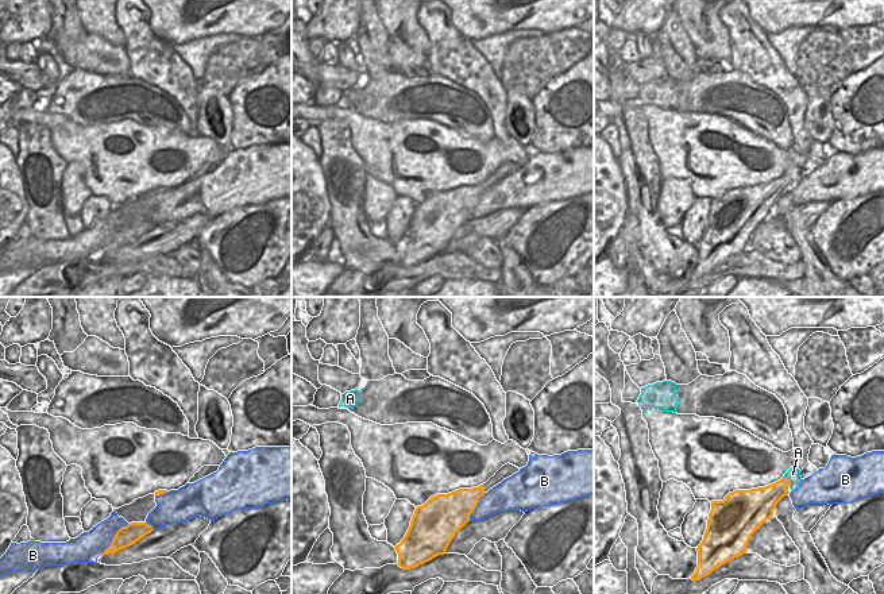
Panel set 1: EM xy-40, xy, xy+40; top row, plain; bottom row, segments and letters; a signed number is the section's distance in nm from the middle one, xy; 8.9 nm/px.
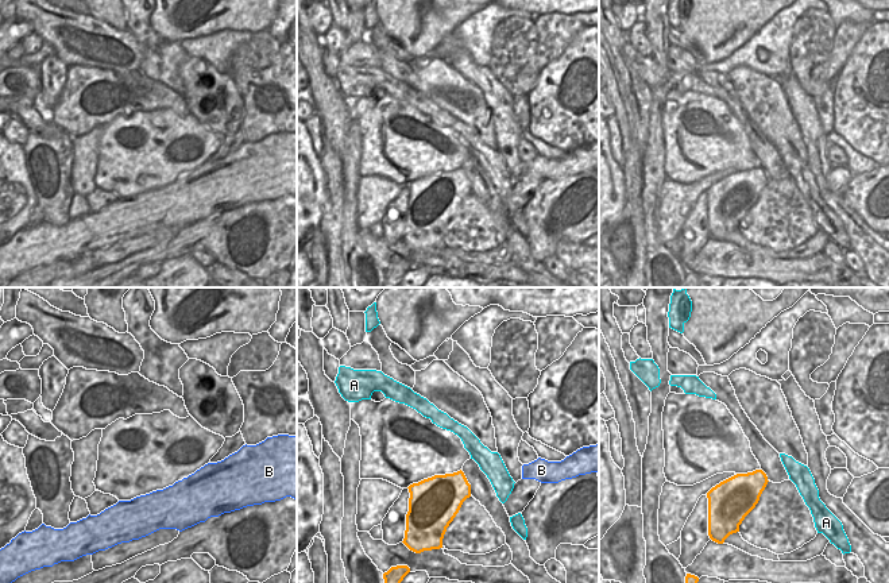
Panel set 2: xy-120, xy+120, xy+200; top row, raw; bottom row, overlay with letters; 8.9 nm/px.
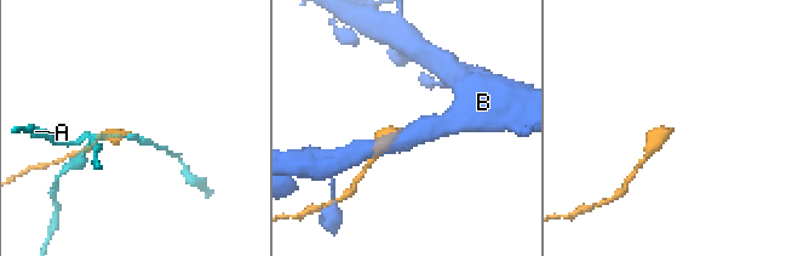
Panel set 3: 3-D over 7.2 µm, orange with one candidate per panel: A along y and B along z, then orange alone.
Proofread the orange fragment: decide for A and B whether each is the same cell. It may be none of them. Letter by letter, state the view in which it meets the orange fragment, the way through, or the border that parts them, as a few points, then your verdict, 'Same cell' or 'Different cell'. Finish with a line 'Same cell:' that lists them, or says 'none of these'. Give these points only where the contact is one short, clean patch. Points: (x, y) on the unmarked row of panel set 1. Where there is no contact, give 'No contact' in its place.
A: Touches orange in xy+40. Boundary: xy+40 (783, 174), (788, 177), (790, 182). Different cell
B: Touches orange in xy-40. Different cell
Same cell: none of these

